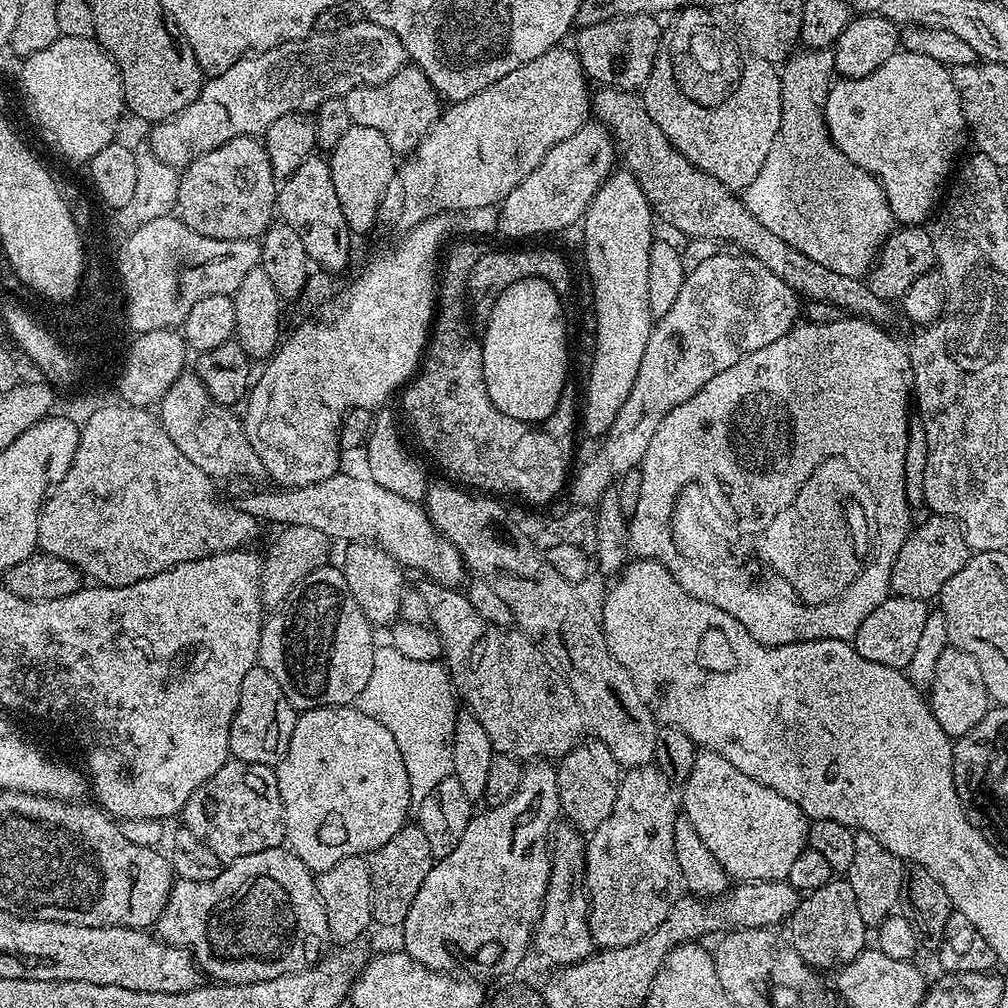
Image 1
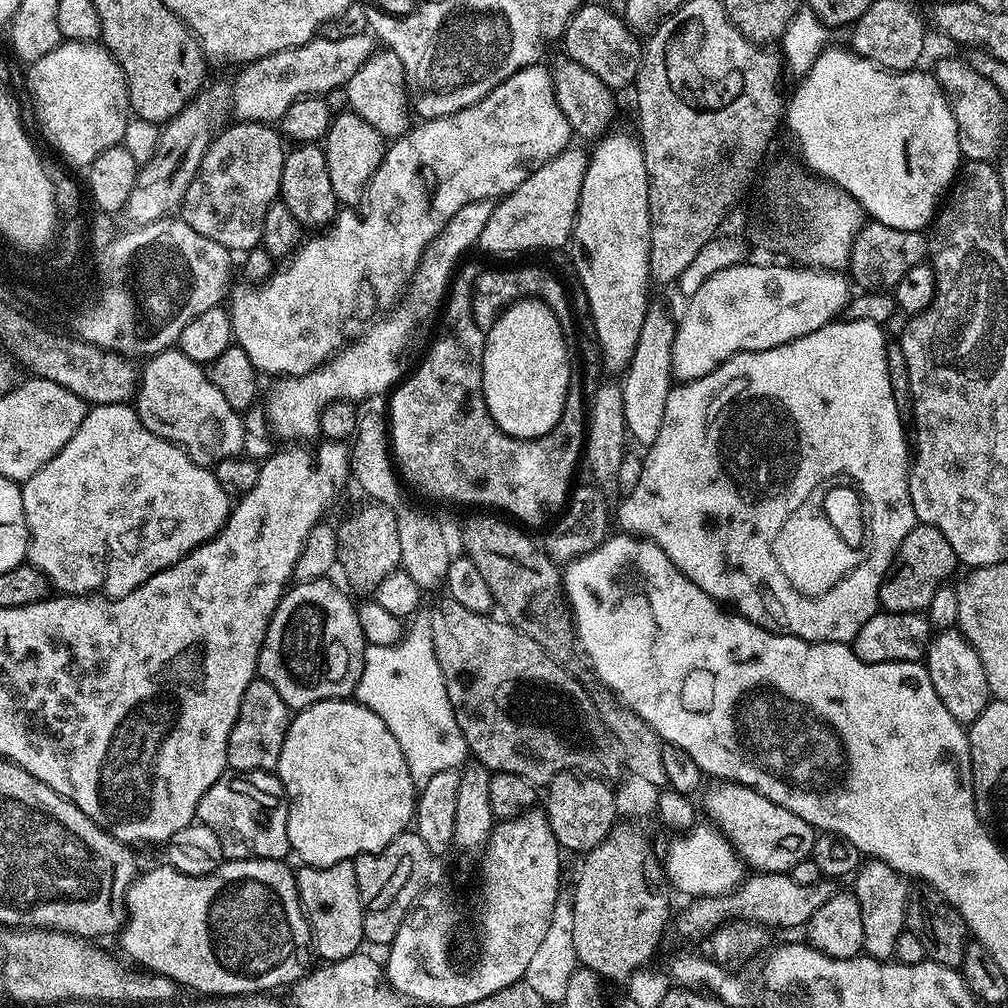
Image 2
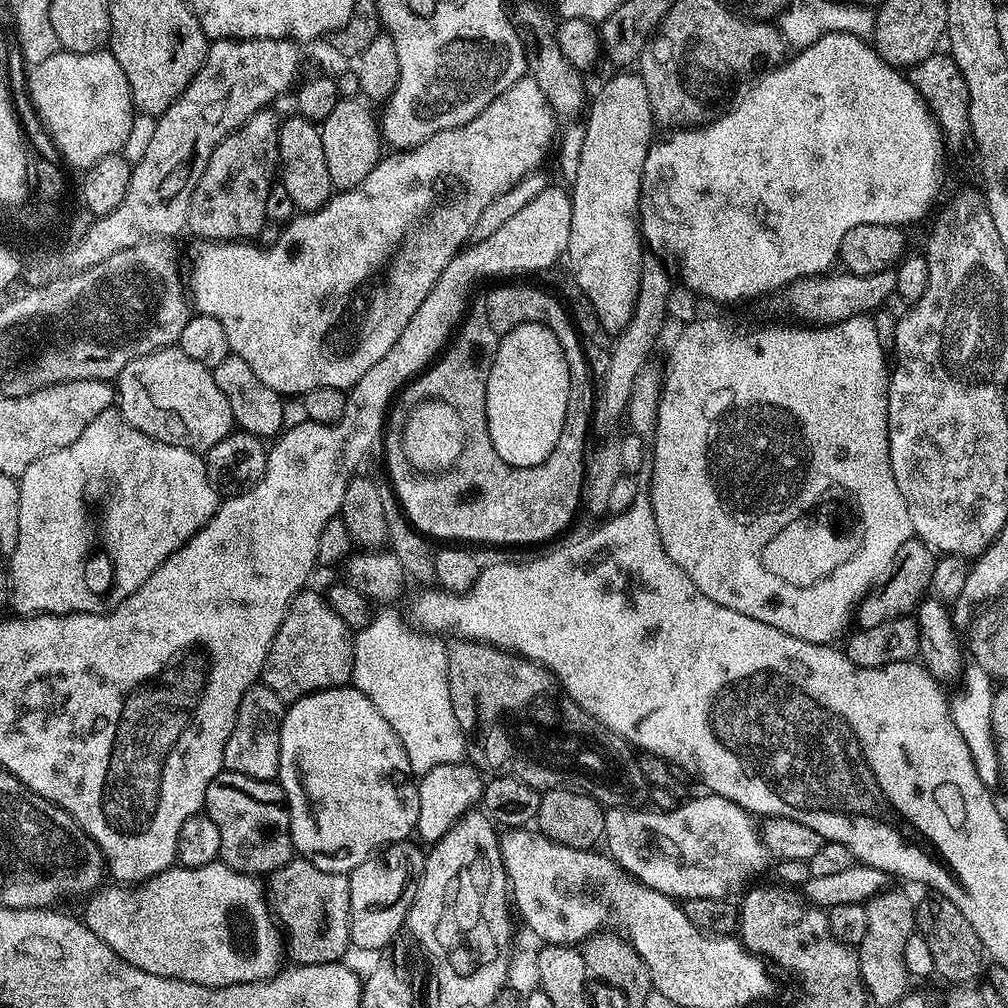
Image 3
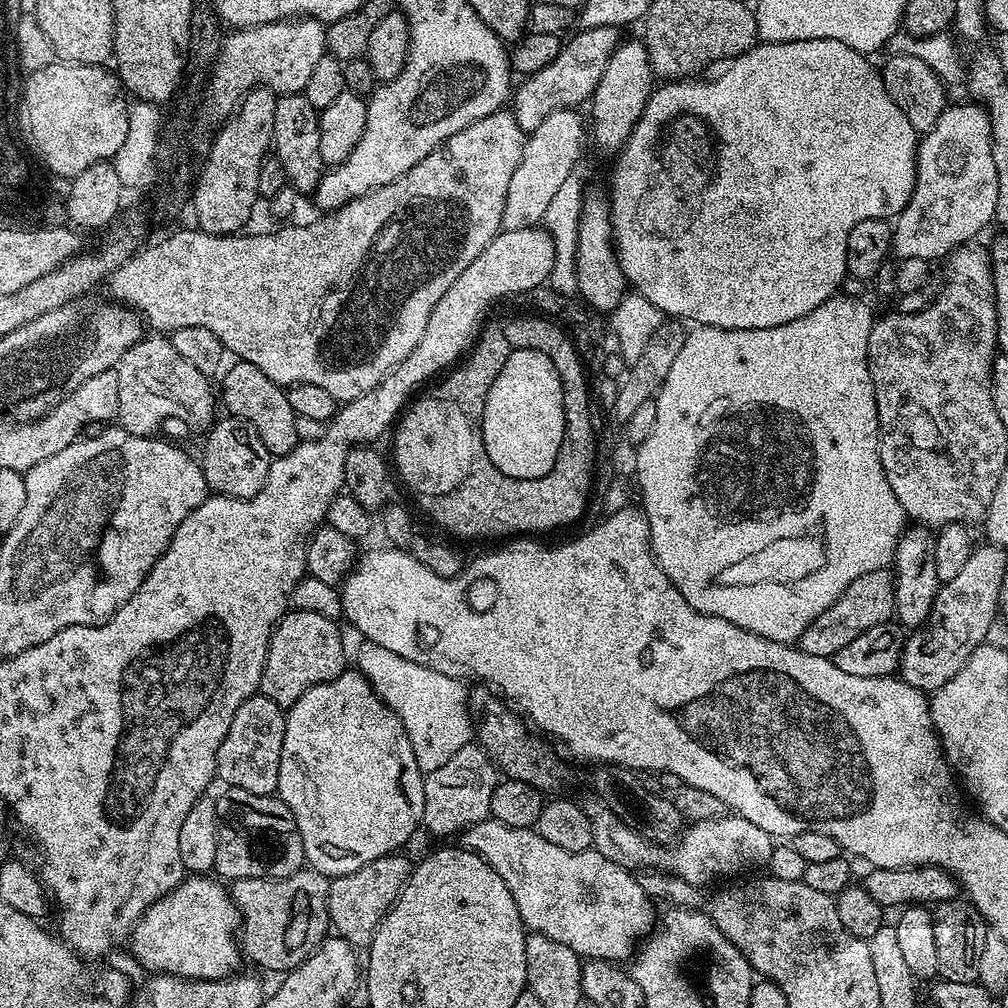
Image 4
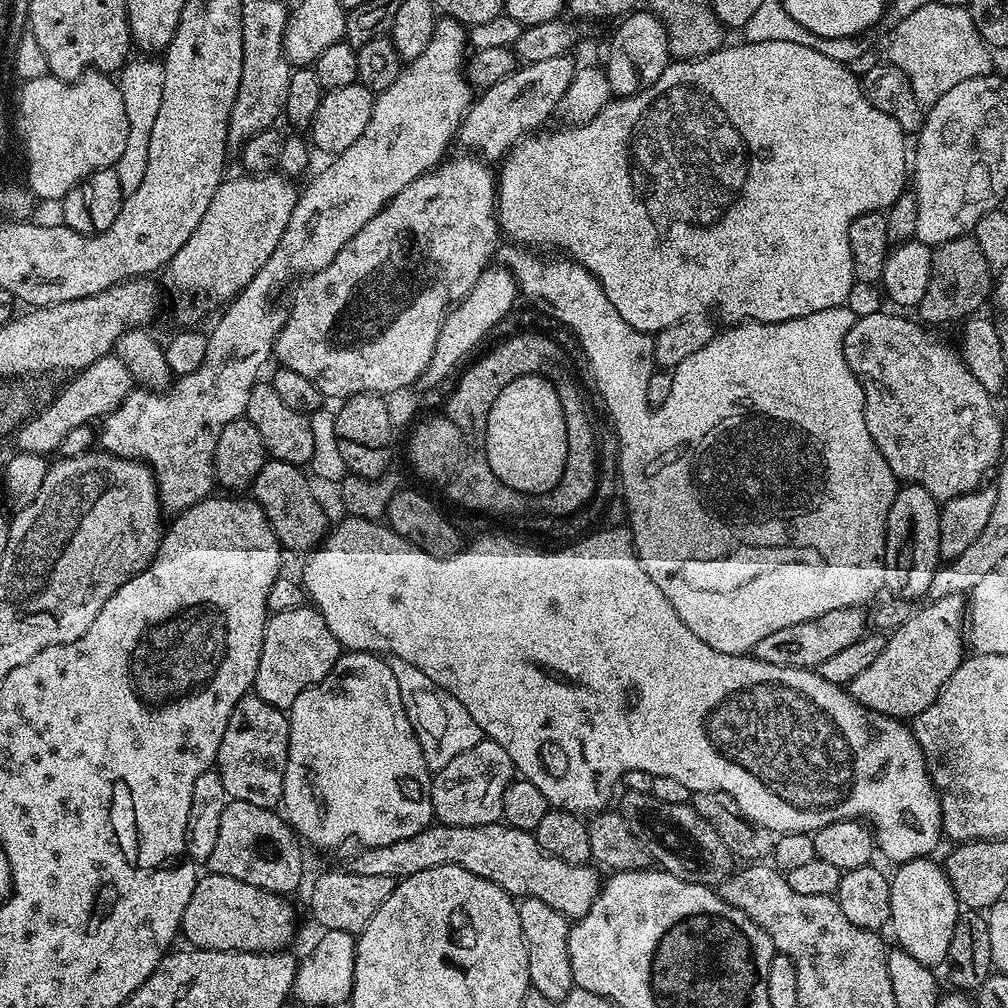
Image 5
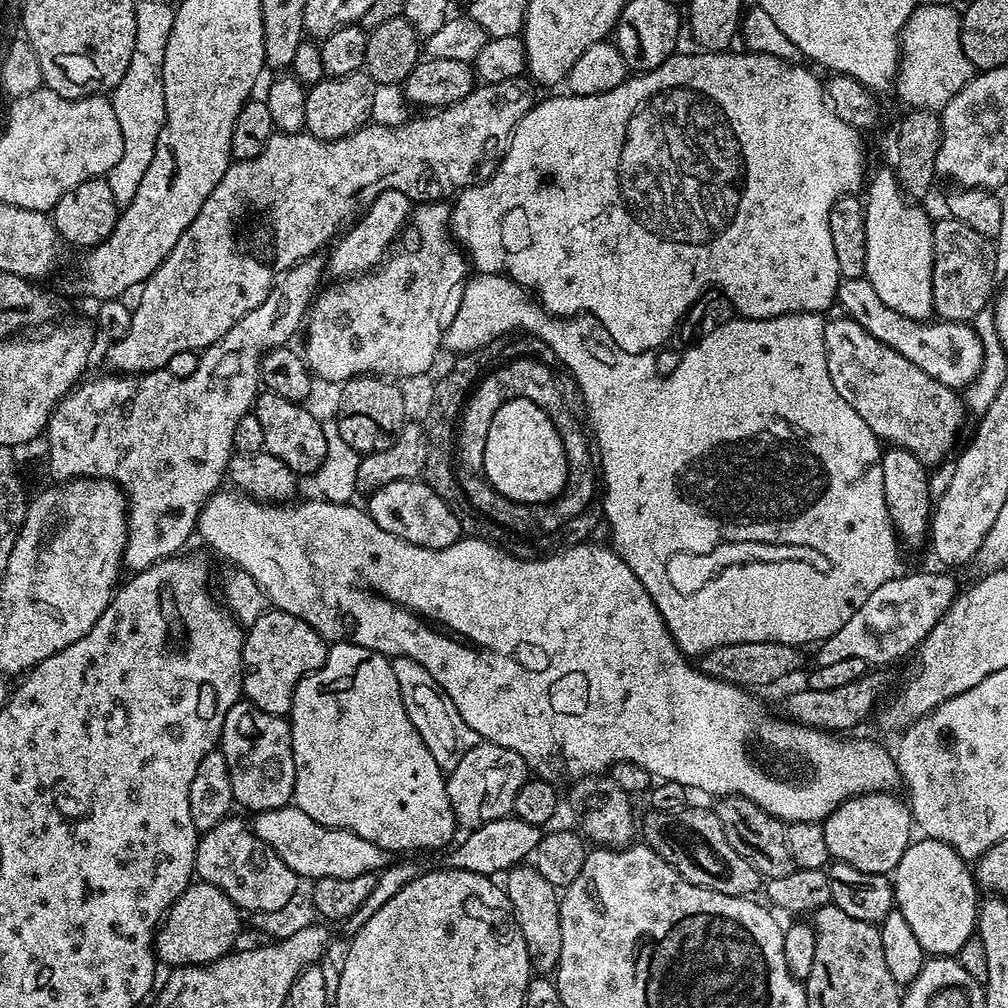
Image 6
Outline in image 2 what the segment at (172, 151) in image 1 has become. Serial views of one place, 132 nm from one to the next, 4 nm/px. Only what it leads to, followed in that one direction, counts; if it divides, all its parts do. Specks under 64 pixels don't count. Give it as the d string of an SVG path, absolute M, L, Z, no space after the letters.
M361 34L337 40L314 38L297 48L287 48L251 61L239 71L240 81L230 94L235 115L237 112L240 120L258 120L261 124L278 122L298 98L325 94L335 87L347 85L354 70L358 70L373 51L373 37Z

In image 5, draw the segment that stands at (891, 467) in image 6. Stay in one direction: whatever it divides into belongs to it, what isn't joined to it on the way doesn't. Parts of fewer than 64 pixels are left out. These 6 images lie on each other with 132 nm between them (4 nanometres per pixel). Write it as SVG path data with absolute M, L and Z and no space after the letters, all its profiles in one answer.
M904 484L897 487L896 497L886 518L884 535L884 588L892 591L897 601L916 600L927 597L930 582L941 567L940 554L940 510L942 504L933 498L930 490L921 484Z

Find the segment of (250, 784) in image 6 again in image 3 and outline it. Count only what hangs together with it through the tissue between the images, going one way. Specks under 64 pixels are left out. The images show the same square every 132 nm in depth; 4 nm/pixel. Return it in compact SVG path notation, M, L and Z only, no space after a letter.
M257 682L250 690L246 690L246 694L242 694L242 702L236 711L234 730L230 730L230 738L226 742L225 769L234 774L246 774L246 778L275 781L280 775L280 731L285 711L285 701L280 700L278 694L274 694L274 690L270 690L264 683Z

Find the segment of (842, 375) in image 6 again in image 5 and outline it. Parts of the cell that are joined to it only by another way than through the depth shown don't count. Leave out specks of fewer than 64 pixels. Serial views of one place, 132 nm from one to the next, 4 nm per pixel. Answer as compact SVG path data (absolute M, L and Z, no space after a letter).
M868 312L856 319L854 326L850 326L844 335L846 362L862 386L870 438L874 438L897 481L921 484L930 490L934 499L947 502L981 487L985 483L984 475L1001 463L1004 428L992 405L993 393L985 390L982 382L970 374L959 351L924 332L928 330L923 323L907 320L904 314L896 315L900 316Z

